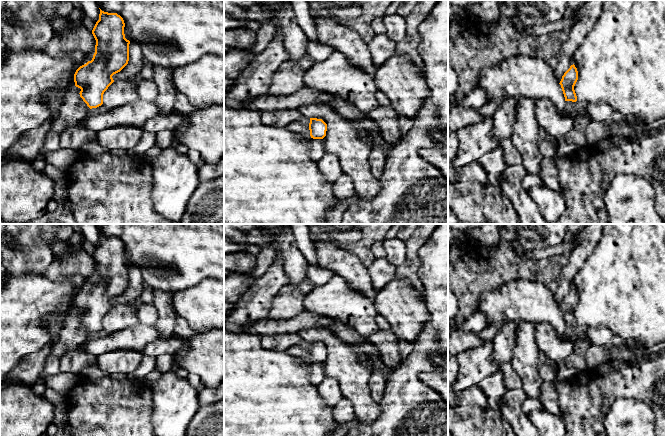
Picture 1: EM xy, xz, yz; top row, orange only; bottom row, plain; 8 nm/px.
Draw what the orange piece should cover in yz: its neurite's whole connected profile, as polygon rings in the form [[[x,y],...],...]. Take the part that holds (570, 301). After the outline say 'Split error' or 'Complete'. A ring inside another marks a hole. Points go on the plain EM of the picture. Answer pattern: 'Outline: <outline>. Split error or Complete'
Outline: [[[573,288],[564,297],[559,307],[565,321],[565,339],[572,342],[589,340],[587,336],[587,328],[577,324],[577,320],[574,314],[574,310],[577,304],[578,295]]]. Split error

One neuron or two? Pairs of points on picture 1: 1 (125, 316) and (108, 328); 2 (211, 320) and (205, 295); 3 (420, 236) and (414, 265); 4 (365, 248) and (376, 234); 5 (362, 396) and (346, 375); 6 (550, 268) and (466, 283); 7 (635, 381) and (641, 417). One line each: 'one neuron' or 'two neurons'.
1: one neuron
2: one neuron
3: one neuron
4: one neuron
5: one neuron
6: one neuron
7: two neurons

